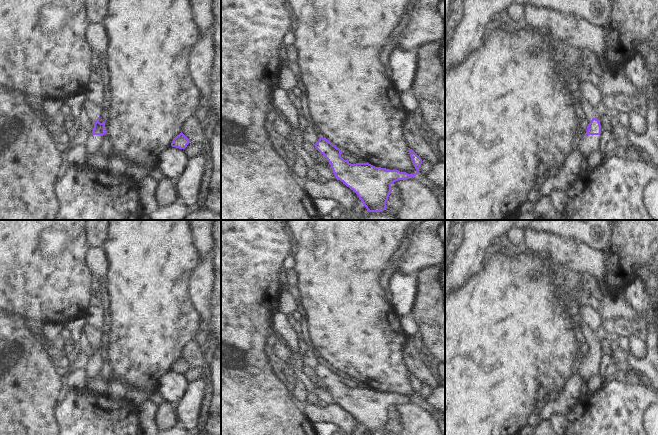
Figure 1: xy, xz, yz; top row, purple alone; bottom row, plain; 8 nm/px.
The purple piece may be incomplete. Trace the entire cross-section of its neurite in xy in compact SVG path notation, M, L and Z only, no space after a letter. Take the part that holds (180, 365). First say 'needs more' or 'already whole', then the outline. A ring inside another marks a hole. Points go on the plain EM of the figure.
already whole | M181 356L173 363L171 370L179 373L185 373L189 367L189 363Z

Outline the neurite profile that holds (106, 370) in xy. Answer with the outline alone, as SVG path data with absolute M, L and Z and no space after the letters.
M108 358L103 359L103 364L100 368L99 375L104 376L106 378L111 378L113 374L113 370Z

